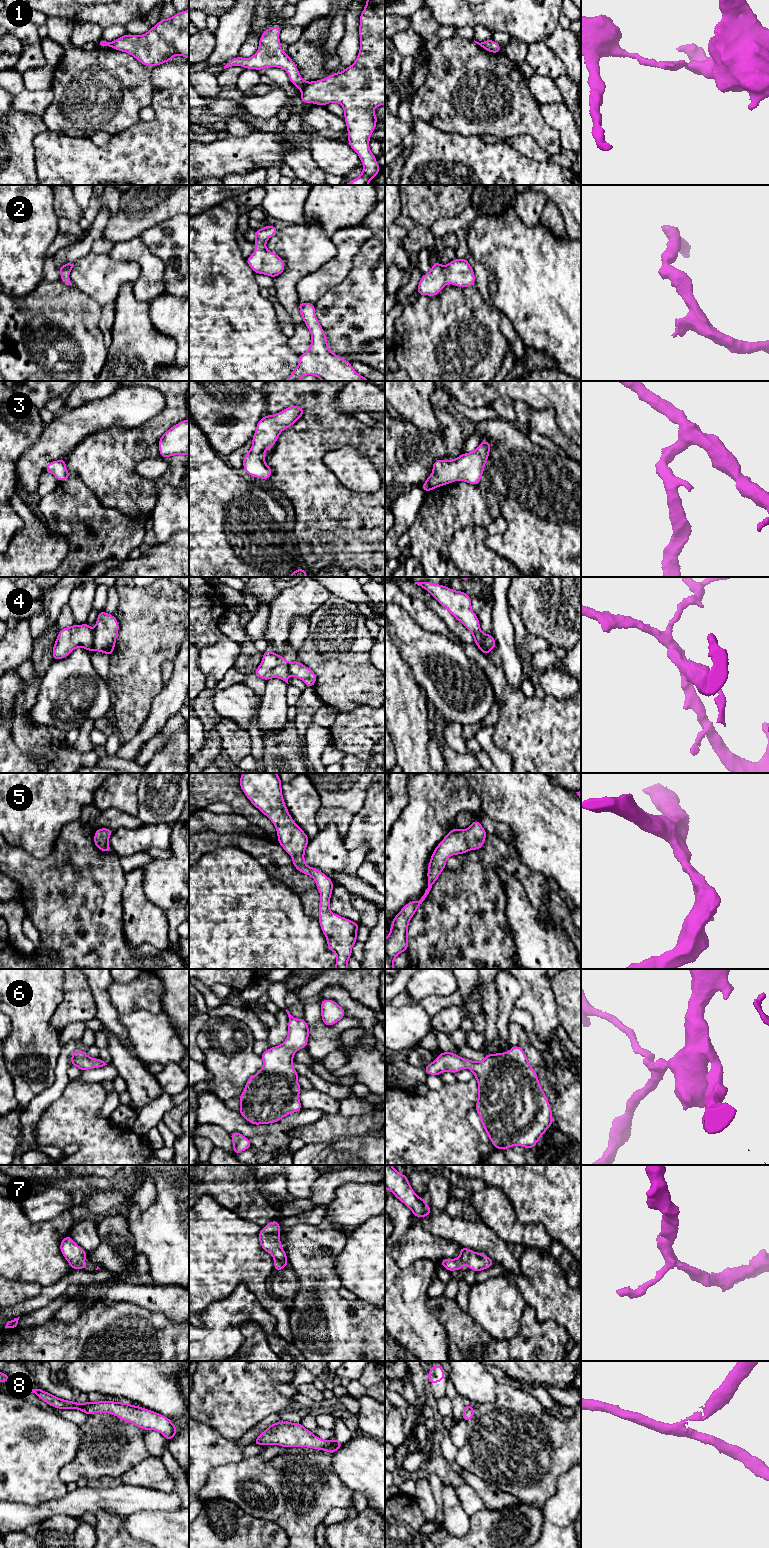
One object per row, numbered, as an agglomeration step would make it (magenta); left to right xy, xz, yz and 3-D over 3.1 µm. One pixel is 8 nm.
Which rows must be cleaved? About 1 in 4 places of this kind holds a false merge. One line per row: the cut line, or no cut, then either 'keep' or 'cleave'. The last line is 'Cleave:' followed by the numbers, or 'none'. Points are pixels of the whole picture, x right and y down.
1: xz (307, 82), (301, 89) | cleave
2: no cut | keep
3: no cut | keep
4: xy (92, 630), (93, 649) | cleave
5: no cut | keep
6: no cut | keep
7: no cut | keep
8: no cut | keep
Cleave: 1, 4

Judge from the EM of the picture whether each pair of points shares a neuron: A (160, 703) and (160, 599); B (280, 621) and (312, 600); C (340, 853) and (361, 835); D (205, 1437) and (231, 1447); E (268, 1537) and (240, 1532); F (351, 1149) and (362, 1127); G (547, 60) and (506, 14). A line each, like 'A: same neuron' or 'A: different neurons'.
A: different neurons
B: same neuron
C: different neurons
D: same neuron
E: same neuron
F: different neurons
G: different neurons

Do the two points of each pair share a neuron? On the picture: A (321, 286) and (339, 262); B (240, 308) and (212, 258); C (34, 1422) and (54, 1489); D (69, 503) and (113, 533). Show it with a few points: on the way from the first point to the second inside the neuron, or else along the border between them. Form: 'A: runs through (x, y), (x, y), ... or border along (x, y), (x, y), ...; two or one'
A: runs through (324, 280), (336, 268); one
B: runs through (228, 296), (216, 284), (216, 278), (212, 270); one
C: runs through (37, 1439), (39, 1441), (39, 1472); one
D: runs through (80, 514), (83, 517), (91, 517), (102, 528); one

